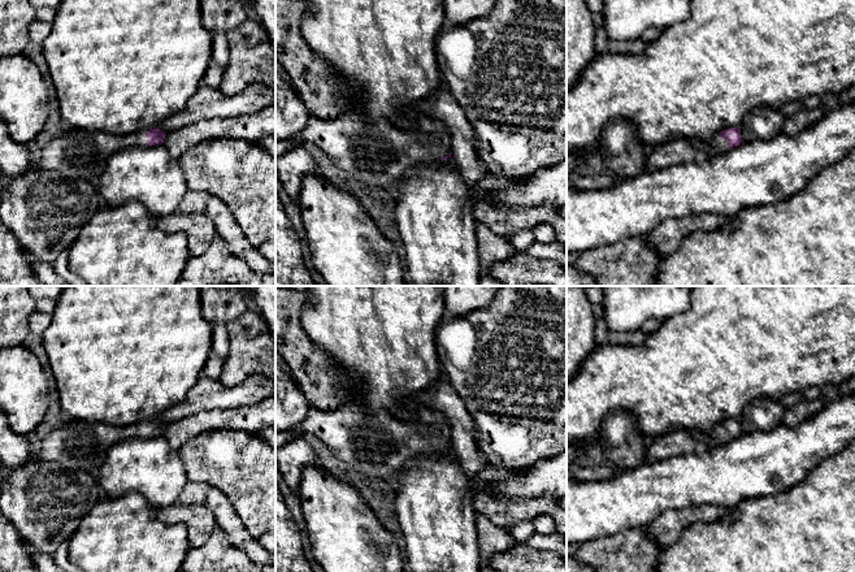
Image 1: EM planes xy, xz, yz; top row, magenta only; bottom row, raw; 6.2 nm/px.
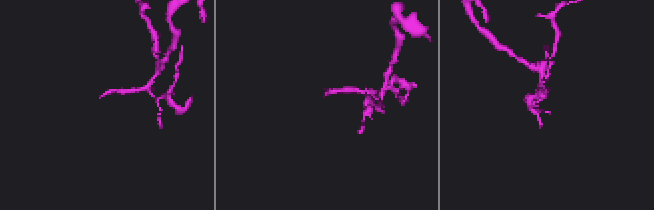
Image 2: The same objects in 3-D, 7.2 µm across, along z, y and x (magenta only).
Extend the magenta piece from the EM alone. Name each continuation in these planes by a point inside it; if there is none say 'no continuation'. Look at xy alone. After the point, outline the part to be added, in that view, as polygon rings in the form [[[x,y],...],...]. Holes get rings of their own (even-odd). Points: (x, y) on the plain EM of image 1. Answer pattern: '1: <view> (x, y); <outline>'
1: xy (81, 445); [[[74,419],[42,441],[35,459],[55,462],[68,471],[87,472],[97,478],[107,452],[113,445],[146,434],[146,424],[117,426]]]

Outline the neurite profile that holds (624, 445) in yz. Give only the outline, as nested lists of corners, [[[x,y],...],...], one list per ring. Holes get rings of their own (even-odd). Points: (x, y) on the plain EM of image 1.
[[[612,411],[603,420],[602,447],[604,455],[624,471],[647,463],[651,438],[642,434],[635,419],[624,411]]]

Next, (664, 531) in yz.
[[[713,506],[668,511],[646,526],[646,532],[660,546],[673,545],[683,530],[694,523],[712,523],[730,514],[729,508]]]

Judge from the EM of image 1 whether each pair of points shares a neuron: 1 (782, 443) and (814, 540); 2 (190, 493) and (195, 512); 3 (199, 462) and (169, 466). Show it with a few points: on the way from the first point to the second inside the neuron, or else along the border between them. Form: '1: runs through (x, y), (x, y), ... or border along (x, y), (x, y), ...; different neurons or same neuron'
1: border along (820, 466), (815, 467), (797, 484), (767, 495); different neurons
2: border along (177, 502), (205, 506), (217, 523); different neurons
3: border along (177, 450), (189, 480); different neurons

